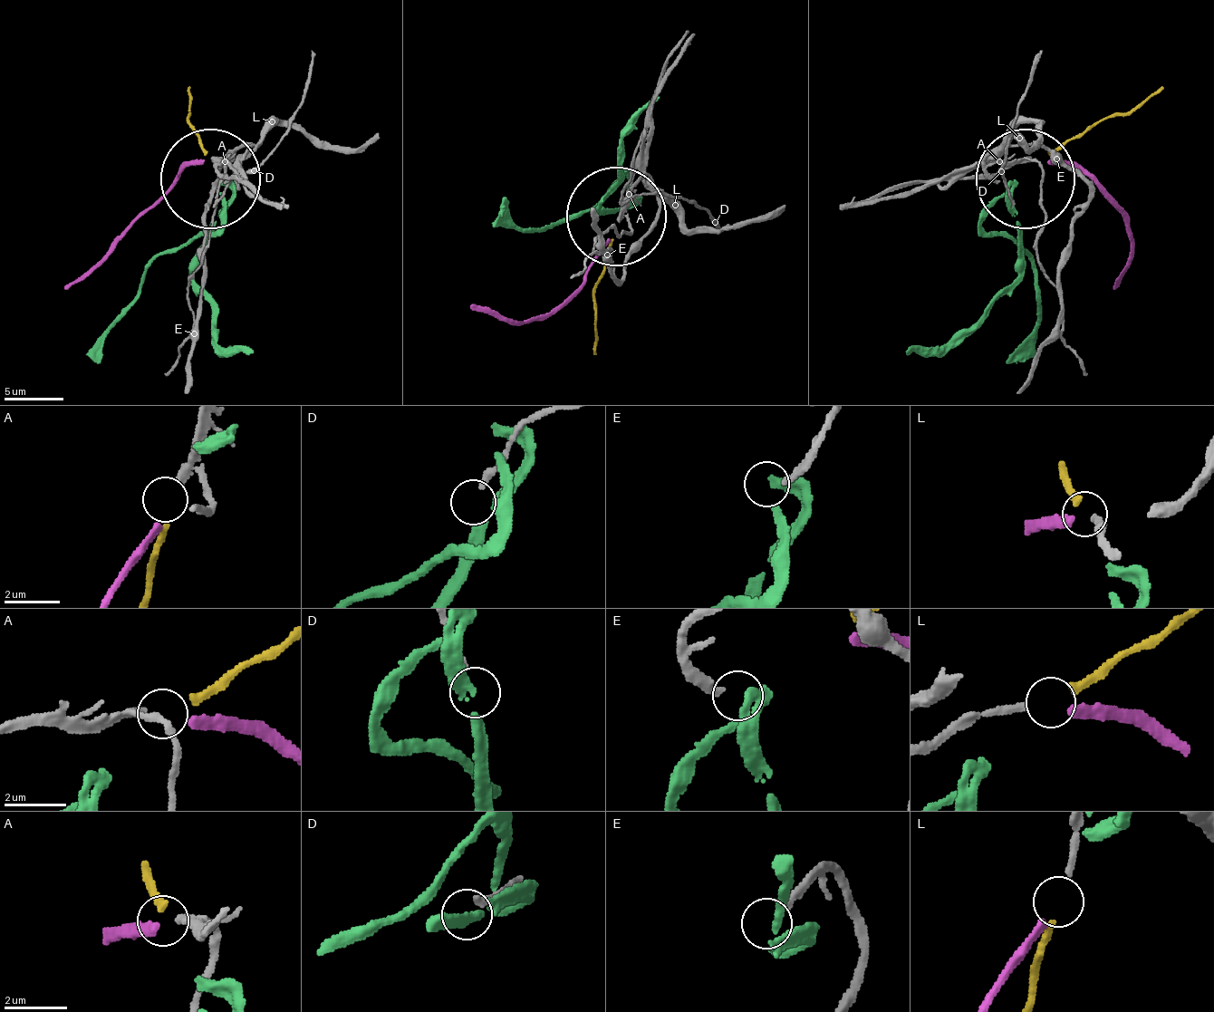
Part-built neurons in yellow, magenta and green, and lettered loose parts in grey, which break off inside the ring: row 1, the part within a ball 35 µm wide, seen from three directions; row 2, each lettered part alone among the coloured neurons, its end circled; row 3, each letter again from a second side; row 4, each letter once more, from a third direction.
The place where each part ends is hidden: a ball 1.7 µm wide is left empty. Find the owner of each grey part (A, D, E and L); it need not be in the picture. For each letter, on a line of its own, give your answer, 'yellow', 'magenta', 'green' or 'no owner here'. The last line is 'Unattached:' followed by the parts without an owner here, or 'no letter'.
A: magenta
D: no owner here
E: green
L: yellow
Unattached: D

